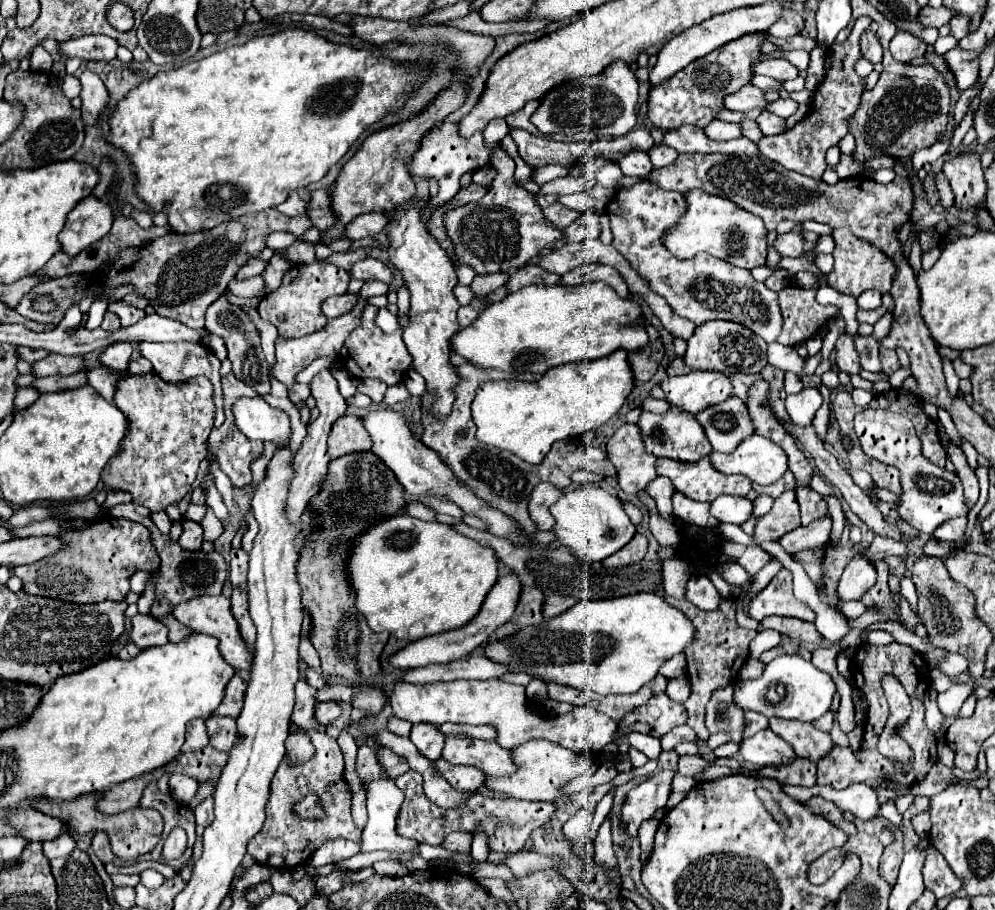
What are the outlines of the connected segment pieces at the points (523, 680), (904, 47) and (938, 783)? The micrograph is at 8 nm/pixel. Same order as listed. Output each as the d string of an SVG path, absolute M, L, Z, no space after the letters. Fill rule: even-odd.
M520 672L520 673L507 673L501 676L500 679L508 683L527 686L527 684L533 679L533 677L523 672Z
M899 30L891 40L891 54L899 62L909 62L911 58L923 56L925 50L927 50L927 46L921 40L917 40L915 36L911 36L909 32L903 32L903 30Z
M937 762L937 764L929 770L927 778L925 778L921 784L915 784L915 786L911 786L911 788L907 788L907 790L897 790L897 796L903 796L903 794L935 796L937 792L941 792L941 790L945 790L945 788L949 788L951 784L957 784L957 782L961 782L961 778L957 778L945 764Z

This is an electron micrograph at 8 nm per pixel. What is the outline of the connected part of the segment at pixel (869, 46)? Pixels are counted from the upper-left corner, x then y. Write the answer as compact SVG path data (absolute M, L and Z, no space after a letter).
M865 30L865 32L861 34L861 54L863 54L863 58L867 58L871 64L881 62L881 58L883 58L883 48L881 48L881 44L879 44L879 40L877 40L877 36L875 36L873 30Z

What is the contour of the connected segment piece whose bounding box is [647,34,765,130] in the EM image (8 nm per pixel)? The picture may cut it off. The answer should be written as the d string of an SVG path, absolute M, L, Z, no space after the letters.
M747 34L741 36L739 40L733 40L707 56L693 60L687 64L681 72L677 72L673 78L663 80L657 86L651 86L649 90L649 100L647 100L647 116L659 130L675 130L683 124L693 124L693 126L707 126L715 114L723 108L721 102L725 94L737 92L741 86L749 84L753 72L751 66L759 58L759 46L763 44L761 34Z

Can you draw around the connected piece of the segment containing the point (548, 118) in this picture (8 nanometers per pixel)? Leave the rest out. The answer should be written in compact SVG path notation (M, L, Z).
M621 60L609 64L597 76L581 76L565 80L553 92L541 98L537 112L531 116L535 128L543 134L577 134L595 132L599 138L617 138L631 132L637 124L637 78Z

